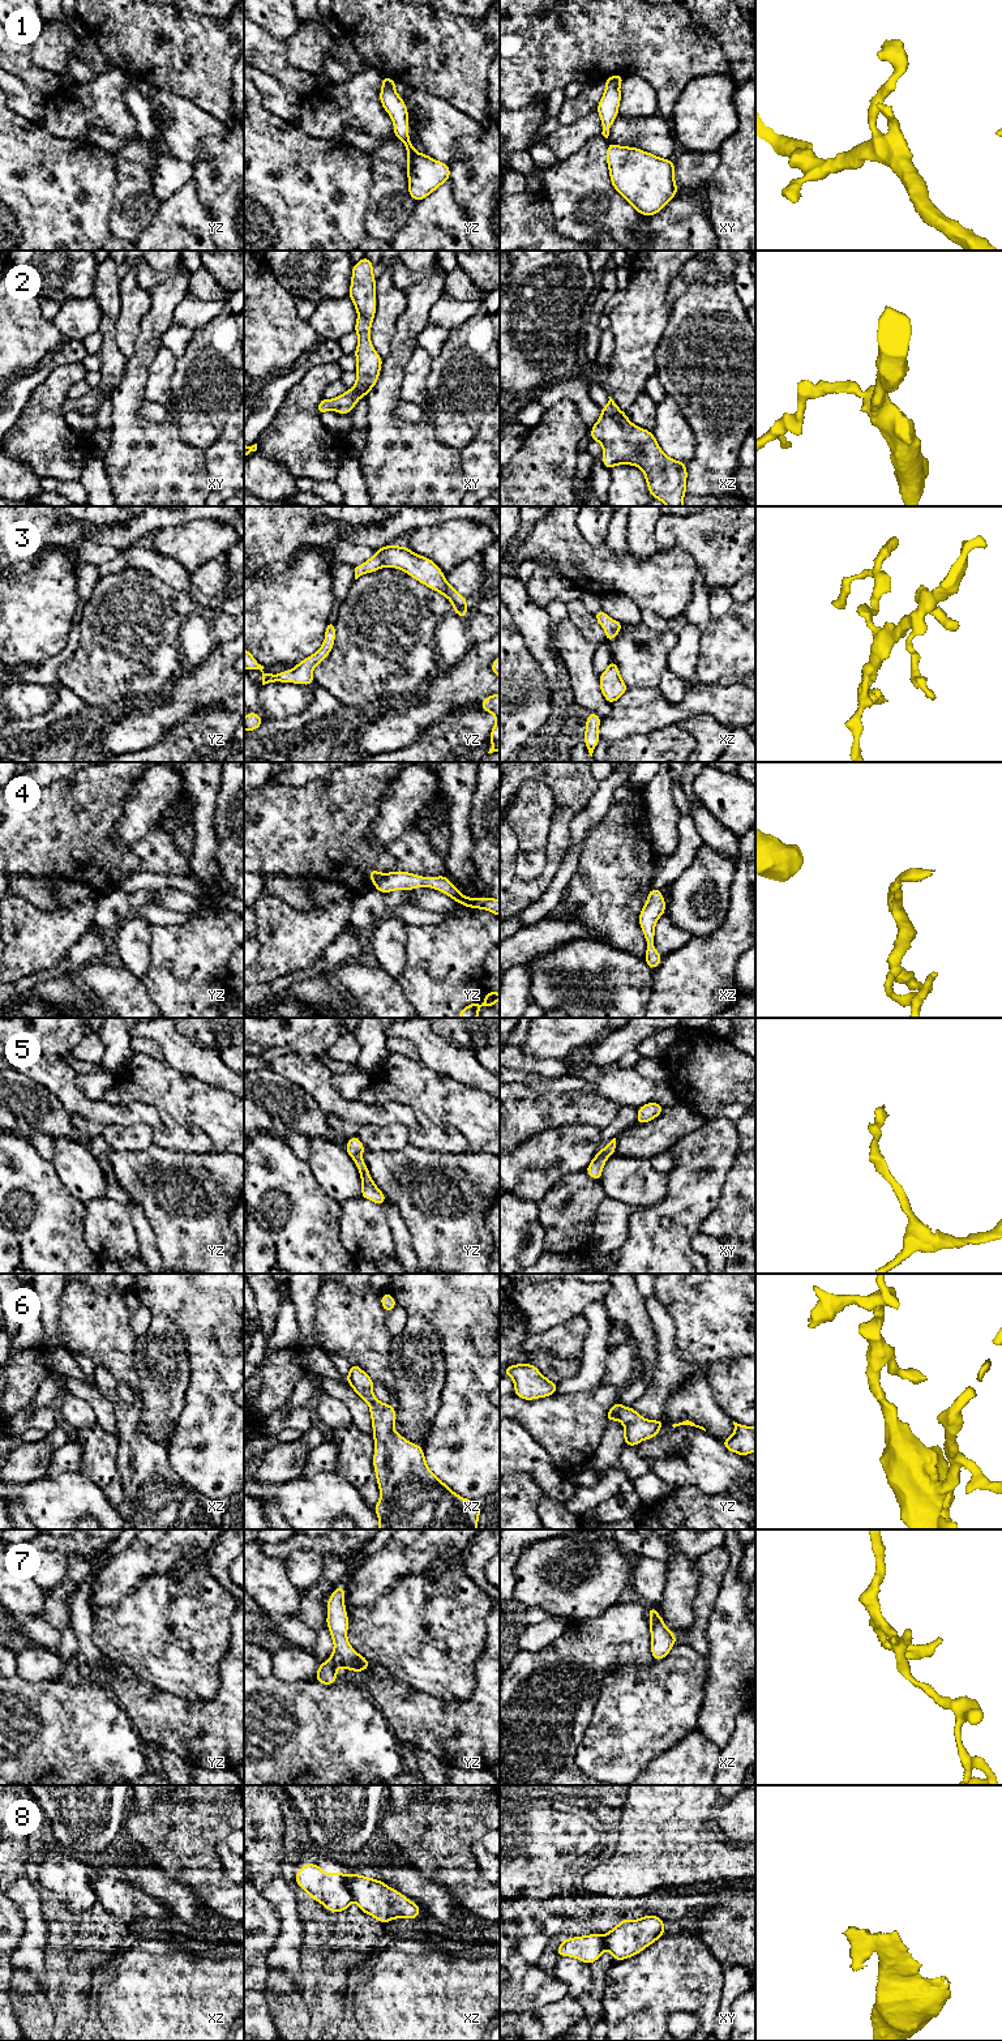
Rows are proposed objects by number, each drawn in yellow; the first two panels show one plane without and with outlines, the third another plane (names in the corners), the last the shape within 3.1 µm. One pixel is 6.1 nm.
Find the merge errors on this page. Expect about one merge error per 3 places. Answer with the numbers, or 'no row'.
8

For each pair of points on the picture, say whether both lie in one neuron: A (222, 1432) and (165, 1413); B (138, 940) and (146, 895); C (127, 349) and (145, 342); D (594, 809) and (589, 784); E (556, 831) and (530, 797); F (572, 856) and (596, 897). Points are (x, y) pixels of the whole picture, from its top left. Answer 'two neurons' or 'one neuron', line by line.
A: two neurons
B: one neuron
C: two neurons
D: two neurons
E: two neurons
F: two neurons

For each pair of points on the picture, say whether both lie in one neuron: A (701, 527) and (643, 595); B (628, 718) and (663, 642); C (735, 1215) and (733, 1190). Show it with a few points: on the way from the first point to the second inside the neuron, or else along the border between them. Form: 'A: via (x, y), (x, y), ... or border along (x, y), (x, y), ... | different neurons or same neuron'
A: via (692, 544), (660, 578) | same neuron
B: border along (629, 687), (656, 688) | different neurons
C: via (735, 1209), (735, 1197) | same neuron

